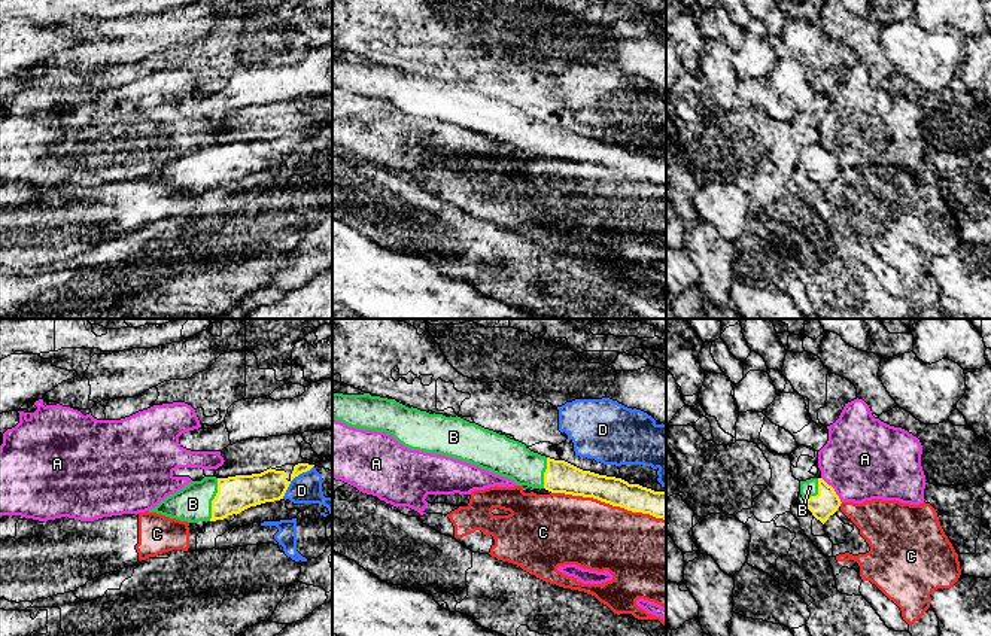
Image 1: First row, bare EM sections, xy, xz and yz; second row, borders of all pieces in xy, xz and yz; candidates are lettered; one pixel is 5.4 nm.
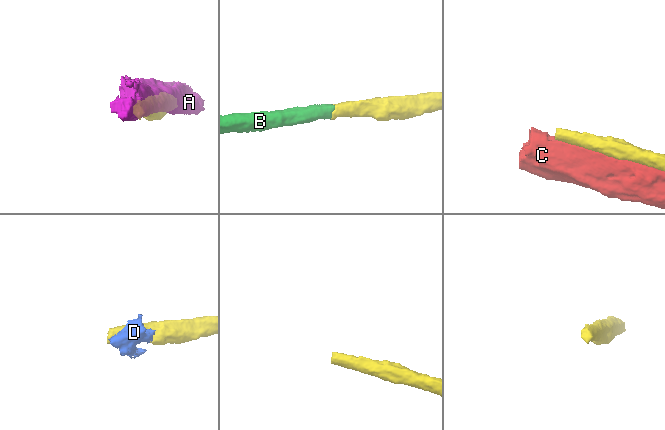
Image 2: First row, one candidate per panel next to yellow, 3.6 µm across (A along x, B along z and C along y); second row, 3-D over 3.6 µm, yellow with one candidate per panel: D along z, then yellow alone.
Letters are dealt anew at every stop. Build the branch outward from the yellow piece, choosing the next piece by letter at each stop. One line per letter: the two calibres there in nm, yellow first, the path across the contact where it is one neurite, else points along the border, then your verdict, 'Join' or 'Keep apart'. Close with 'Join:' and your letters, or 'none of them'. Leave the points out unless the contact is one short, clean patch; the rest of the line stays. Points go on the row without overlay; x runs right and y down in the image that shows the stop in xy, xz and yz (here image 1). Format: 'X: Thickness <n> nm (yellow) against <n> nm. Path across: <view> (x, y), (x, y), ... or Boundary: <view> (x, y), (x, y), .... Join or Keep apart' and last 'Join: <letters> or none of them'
A: Thickness 140 nm (yellow) against 440 nm. Keep apart
B: Thickness 190 nm (yellow) against 200 nm. Path across: xy (237, 160), (213, 166), (192, 170). Join
C: Thickness 160 nm (yellow) against 380 nm. Keep apart
D: Thickness 170 nm (yellow) against 160 nm. Boundary: xy (313, 131), (291, 148), (282, 164). Keep apart
Join: B

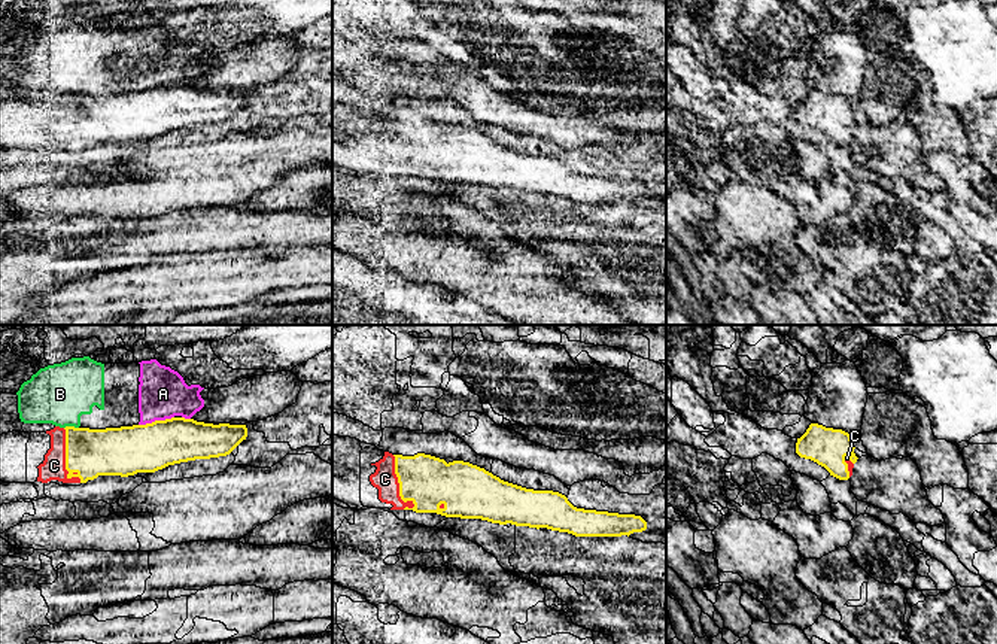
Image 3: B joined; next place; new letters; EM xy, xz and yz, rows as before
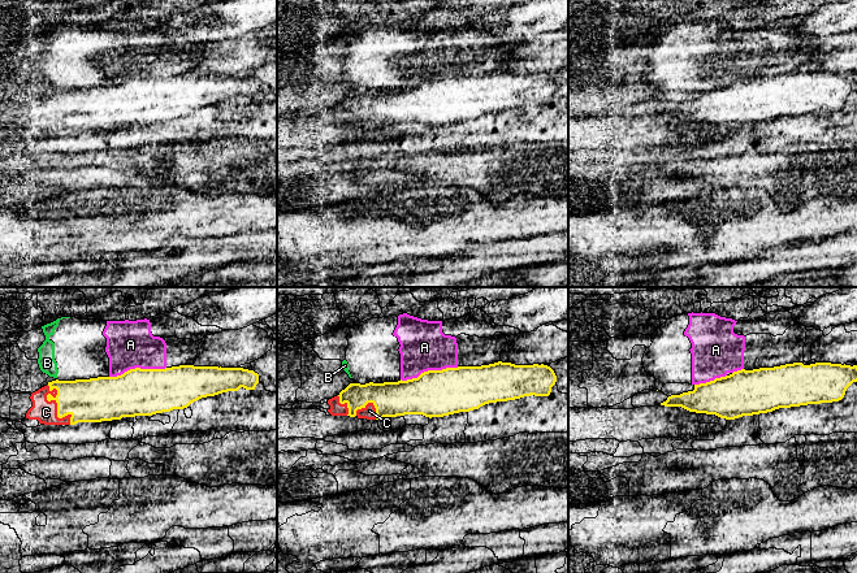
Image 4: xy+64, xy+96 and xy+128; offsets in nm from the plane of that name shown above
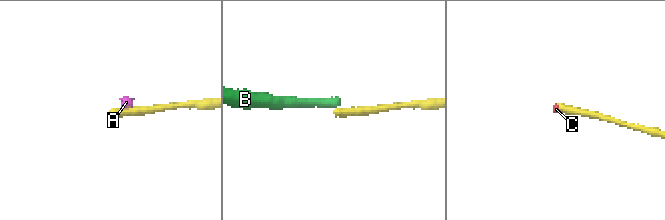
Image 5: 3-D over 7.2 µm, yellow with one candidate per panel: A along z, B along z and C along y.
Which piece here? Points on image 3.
A: Thickness 260 nm (yellow) against 280 nm. Boundary: xy (173, 82), (139, 91). Keep apart
B: Thickness 260 nm (yellow) against 320 nm. Boundary: xy (78, 93), (64, 94). Keep apart
C: Thickness 260 nm (yellow) against 130 nm. Join
Join: C

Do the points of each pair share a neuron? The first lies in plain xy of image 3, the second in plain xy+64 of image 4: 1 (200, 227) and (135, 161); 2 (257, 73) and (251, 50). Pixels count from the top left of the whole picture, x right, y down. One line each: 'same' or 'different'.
1: different
2: same

